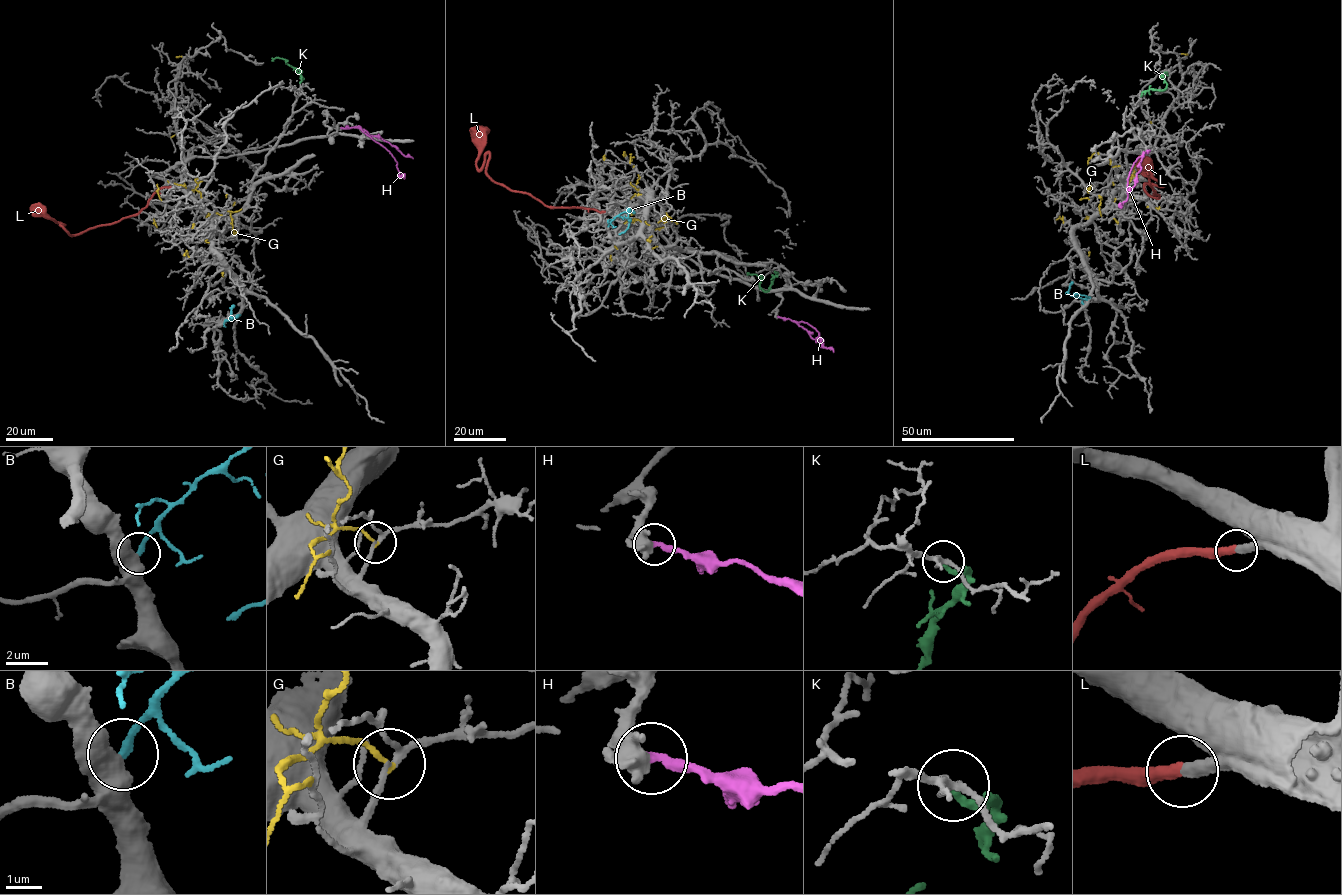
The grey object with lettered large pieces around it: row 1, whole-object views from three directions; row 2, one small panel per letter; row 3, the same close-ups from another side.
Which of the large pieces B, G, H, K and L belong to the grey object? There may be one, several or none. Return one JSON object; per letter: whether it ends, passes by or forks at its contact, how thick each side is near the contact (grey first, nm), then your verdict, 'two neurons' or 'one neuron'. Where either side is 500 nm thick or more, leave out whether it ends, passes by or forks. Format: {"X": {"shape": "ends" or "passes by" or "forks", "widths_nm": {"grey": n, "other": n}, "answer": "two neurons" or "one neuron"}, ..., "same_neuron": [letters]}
{"B": {"shape": "ends", "widths_nm": {"grey": 480, "other": 190}, "answer": "two neurons"}, "G": {"shape": "ends", "widths_nm": {"grey": 140, "other": 150}, "answer": "two neurons"}, "H": {"shape": "ends", "widths_nm": {"grey": 360, "other": 280}, "answer": "two neurons"}, "K": {"shape": "ends", "widths_nm": {"grey": 130, "other": 280}, "answer": "two neurons"}, "L": {"shape": "ends", "widths_nm": {"grey": 340, "other": 360}, "answer": "one neuron"}, "same_neuron": ["L"]}

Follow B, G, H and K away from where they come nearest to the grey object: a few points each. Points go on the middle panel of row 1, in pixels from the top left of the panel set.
B: (608, 226), (612, 219), (627, 212), (629, 225), (619, 234)
G: (625, 223), (637, 189), (630, 182), (633, 165), (624, 153), (603, 159), (631, 161), (631, 154)
H: (778, 317), (807, 323), (819, 333), (819, 340), (815, 341), (820, 339), (820, 342)
K: (774, 271), (777, 273), (772, 284), (765, 291), (759, 286), (761, 276), (746, 272)

